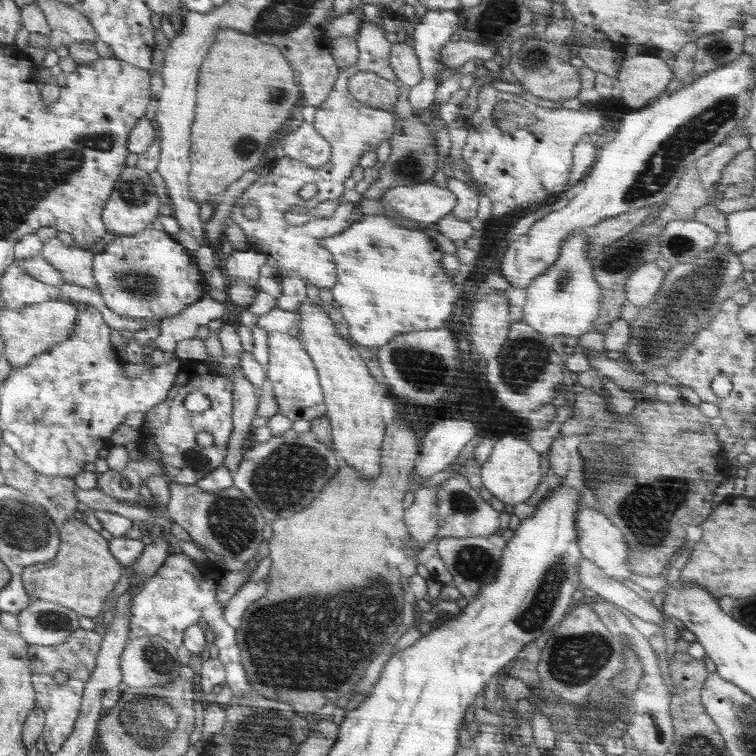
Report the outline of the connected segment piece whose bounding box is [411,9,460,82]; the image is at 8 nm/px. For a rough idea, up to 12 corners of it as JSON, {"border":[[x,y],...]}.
{"border":[[428,9],[411,44],[427,78],[440,82],[441,50],[457,32],[457,9]]}

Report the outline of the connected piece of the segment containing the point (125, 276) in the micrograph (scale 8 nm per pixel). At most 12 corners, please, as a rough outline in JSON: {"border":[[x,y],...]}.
{"border":[[161,226],[95,256],[107,306],[178,317],[202,299],[196,254]]}

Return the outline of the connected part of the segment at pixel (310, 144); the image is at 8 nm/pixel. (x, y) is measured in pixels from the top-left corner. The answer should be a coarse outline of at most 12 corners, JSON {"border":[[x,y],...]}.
{"border":[[303,123],[279,142],[286,158],[322,166],[331,144]]}

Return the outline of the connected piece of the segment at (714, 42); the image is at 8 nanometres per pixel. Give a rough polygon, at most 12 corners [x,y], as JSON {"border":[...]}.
{"border":[[733,24],[695,41],[693,77],[742,54],[744,32]]}

